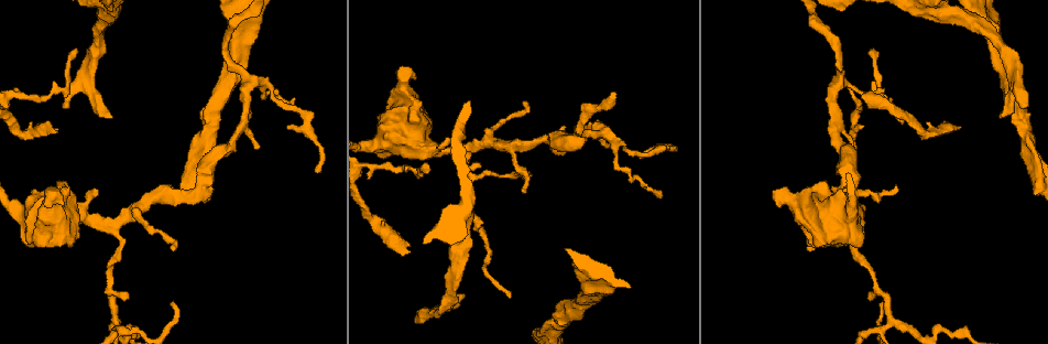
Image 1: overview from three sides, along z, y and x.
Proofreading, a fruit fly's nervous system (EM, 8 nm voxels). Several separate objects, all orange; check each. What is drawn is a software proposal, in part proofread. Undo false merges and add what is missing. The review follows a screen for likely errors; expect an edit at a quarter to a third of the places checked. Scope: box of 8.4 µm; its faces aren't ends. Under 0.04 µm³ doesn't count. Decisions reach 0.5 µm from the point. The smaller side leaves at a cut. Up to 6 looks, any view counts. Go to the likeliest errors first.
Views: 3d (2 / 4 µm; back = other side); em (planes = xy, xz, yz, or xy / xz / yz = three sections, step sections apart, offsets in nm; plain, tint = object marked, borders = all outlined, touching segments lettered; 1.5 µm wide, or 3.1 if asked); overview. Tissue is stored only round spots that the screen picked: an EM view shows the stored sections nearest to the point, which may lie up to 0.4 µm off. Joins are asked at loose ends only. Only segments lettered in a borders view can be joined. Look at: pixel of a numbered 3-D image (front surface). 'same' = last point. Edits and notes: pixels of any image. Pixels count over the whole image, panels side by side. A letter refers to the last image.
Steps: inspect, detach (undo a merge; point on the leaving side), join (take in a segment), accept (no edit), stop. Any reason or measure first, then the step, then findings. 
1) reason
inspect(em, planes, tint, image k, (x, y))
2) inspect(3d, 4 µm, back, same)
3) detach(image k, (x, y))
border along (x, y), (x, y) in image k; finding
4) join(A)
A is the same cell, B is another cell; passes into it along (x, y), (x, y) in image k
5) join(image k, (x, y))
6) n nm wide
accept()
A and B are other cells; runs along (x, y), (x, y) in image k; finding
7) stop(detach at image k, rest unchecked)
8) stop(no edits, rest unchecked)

free end
inspect(em, xy, step 8, tint, image 1, (111, 117))

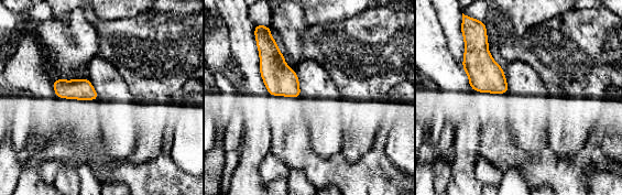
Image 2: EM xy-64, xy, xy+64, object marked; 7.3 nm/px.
what lies round it
inspect(em, xy, step 8, borders, same)

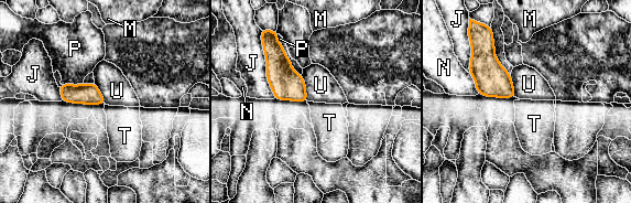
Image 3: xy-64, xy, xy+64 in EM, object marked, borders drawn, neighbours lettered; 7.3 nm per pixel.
J touches over 360 nm
accept()
J, M, N, P, T and U are other cells; border along (301, 75), (309, 100) in image 3; no lettered segment goes on from it

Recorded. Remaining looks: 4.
stops while still wide
inspect(3d, 4 µm, image 1, (845, 191))

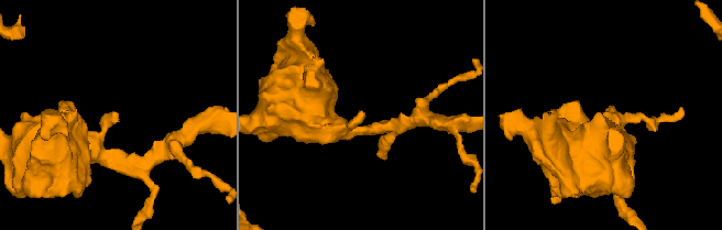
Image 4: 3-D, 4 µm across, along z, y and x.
need the tissue
inspect(em, planes, borders, image 4, (359, 113))

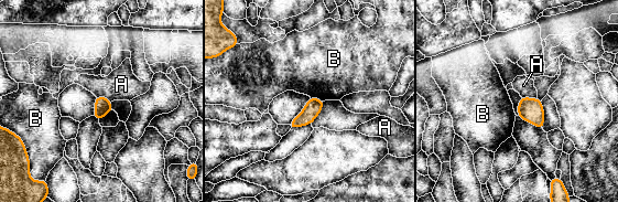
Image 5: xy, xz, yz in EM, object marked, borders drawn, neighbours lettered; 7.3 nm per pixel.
accept()
A and B are other cells; none of them fits

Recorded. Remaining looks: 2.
branch stops here
inspect(em, xy, step 4, borders, image 1, (426, 166))

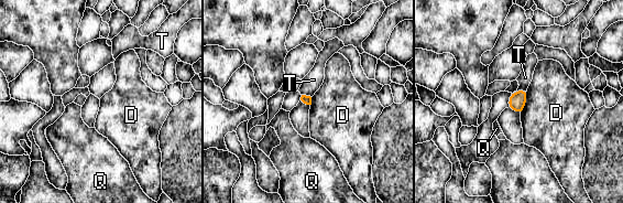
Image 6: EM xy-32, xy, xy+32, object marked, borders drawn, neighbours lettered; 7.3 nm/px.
D touches over 190 nm
accept()
D, Q and T are other cells; border along (527, 91), (525, 106), (520, 114) in image 6; none of them fits

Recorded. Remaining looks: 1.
stop(no edits, rest unchecked)

